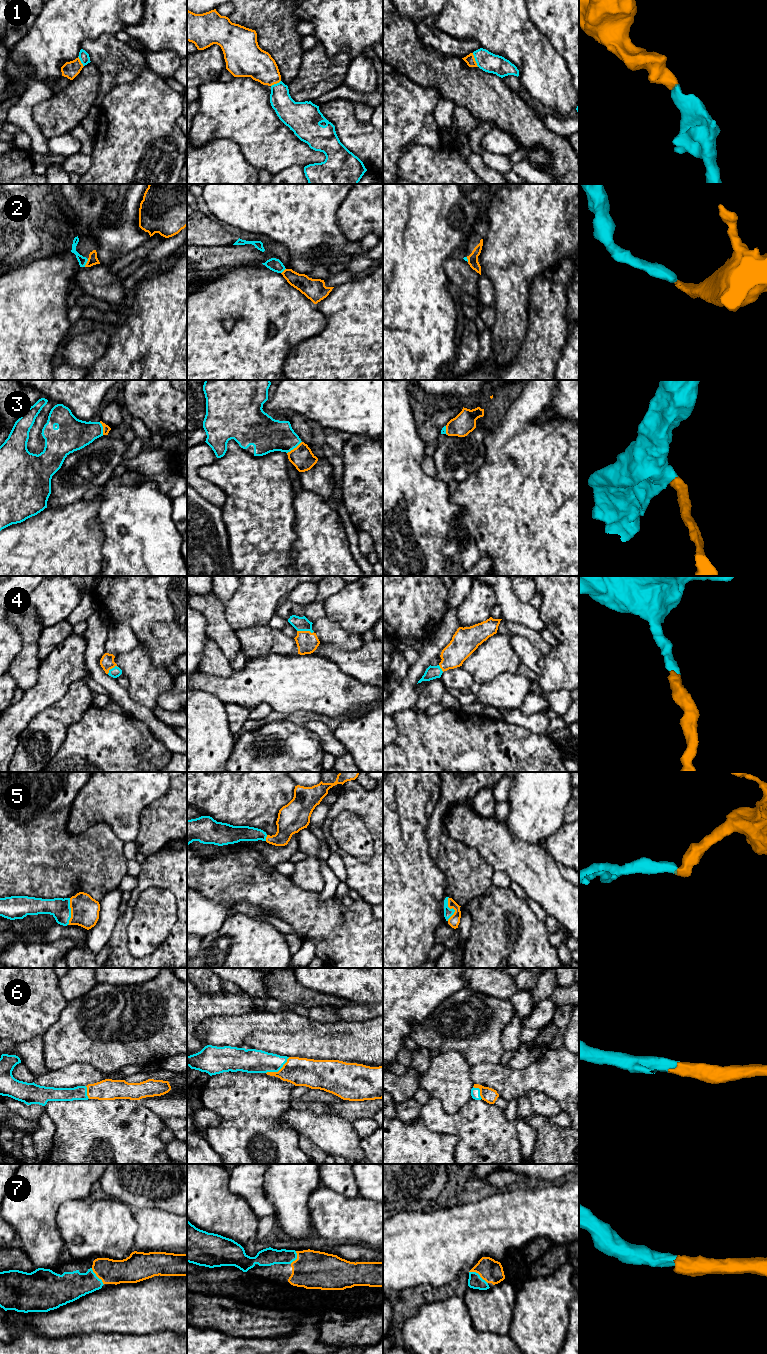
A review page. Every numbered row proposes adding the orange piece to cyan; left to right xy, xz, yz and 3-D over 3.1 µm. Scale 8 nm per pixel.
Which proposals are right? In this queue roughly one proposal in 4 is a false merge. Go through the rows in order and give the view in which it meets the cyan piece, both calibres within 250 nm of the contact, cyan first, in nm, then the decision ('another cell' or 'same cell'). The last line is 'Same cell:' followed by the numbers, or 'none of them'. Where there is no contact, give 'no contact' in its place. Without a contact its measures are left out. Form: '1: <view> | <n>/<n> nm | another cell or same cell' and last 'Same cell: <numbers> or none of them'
1: yz | 160/80 nm | same cell
2: xy | 70/80 nm | same cell
3: xz | 280/180 nm | same cell
4: xz | 110/170 nm | same cell
5: xy | 160/220 nm | same cell
6: xz | 190/220 nm | same cell
7: yz | 110/180 nm | same cell
Same cell: 1, 2, 3, 4, 5, 6, 7

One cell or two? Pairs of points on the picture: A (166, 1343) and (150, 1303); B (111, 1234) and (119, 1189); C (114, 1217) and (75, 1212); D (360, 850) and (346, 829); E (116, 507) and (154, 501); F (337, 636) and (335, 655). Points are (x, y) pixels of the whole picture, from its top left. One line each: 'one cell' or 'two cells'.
A: two cells
B: two cells
C: one cell
D: one cell
E: one cell
F: two cells

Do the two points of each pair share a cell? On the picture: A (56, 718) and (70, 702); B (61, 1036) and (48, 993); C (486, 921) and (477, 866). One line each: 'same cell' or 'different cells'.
A: same cell
B: different cells
C: different cells

